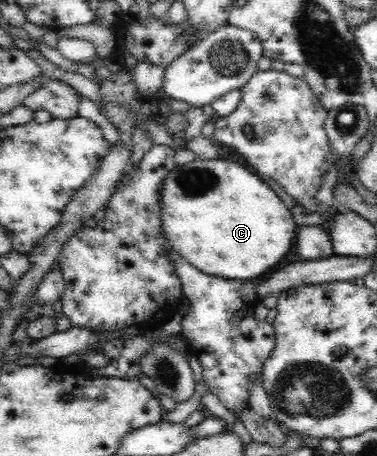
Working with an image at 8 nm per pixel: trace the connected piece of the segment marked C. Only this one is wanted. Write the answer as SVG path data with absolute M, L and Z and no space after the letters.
M226 158L175 164L161 186L162 232L176 254L220 279L251 281L276 270L295 242L297 224L258 174Z

